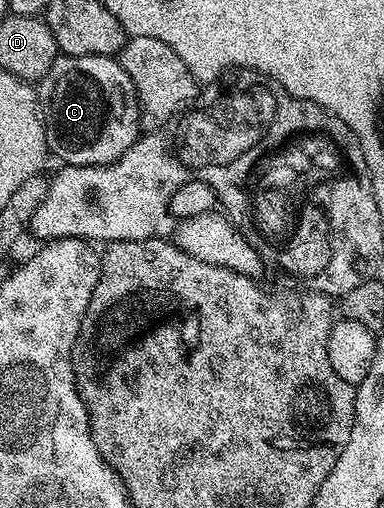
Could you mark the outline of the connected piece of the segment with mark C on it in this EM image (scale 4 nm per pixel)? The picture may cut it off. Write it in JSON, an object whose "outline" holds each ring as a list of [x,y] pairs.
{"outline":[[[58,55],[57,61],[51,66],[51,70],[47,70],[47,74],[39,82],[39,108],[43,113],[45,122],[45,137],[49,143],[50,153],[54,157],[61,159],[62,165],[68,166],[99,166],[100,164],[110,164],[112,160],[117,160],[125,153],[129,147],[134,144],[142,131],[141,112],[137,108],[137,95],[135,94],[135,86],[131,82],[131,78],[127,74],[127,70],[123,70],[123,66],[119,61],[111,56],[67,56]]]}

